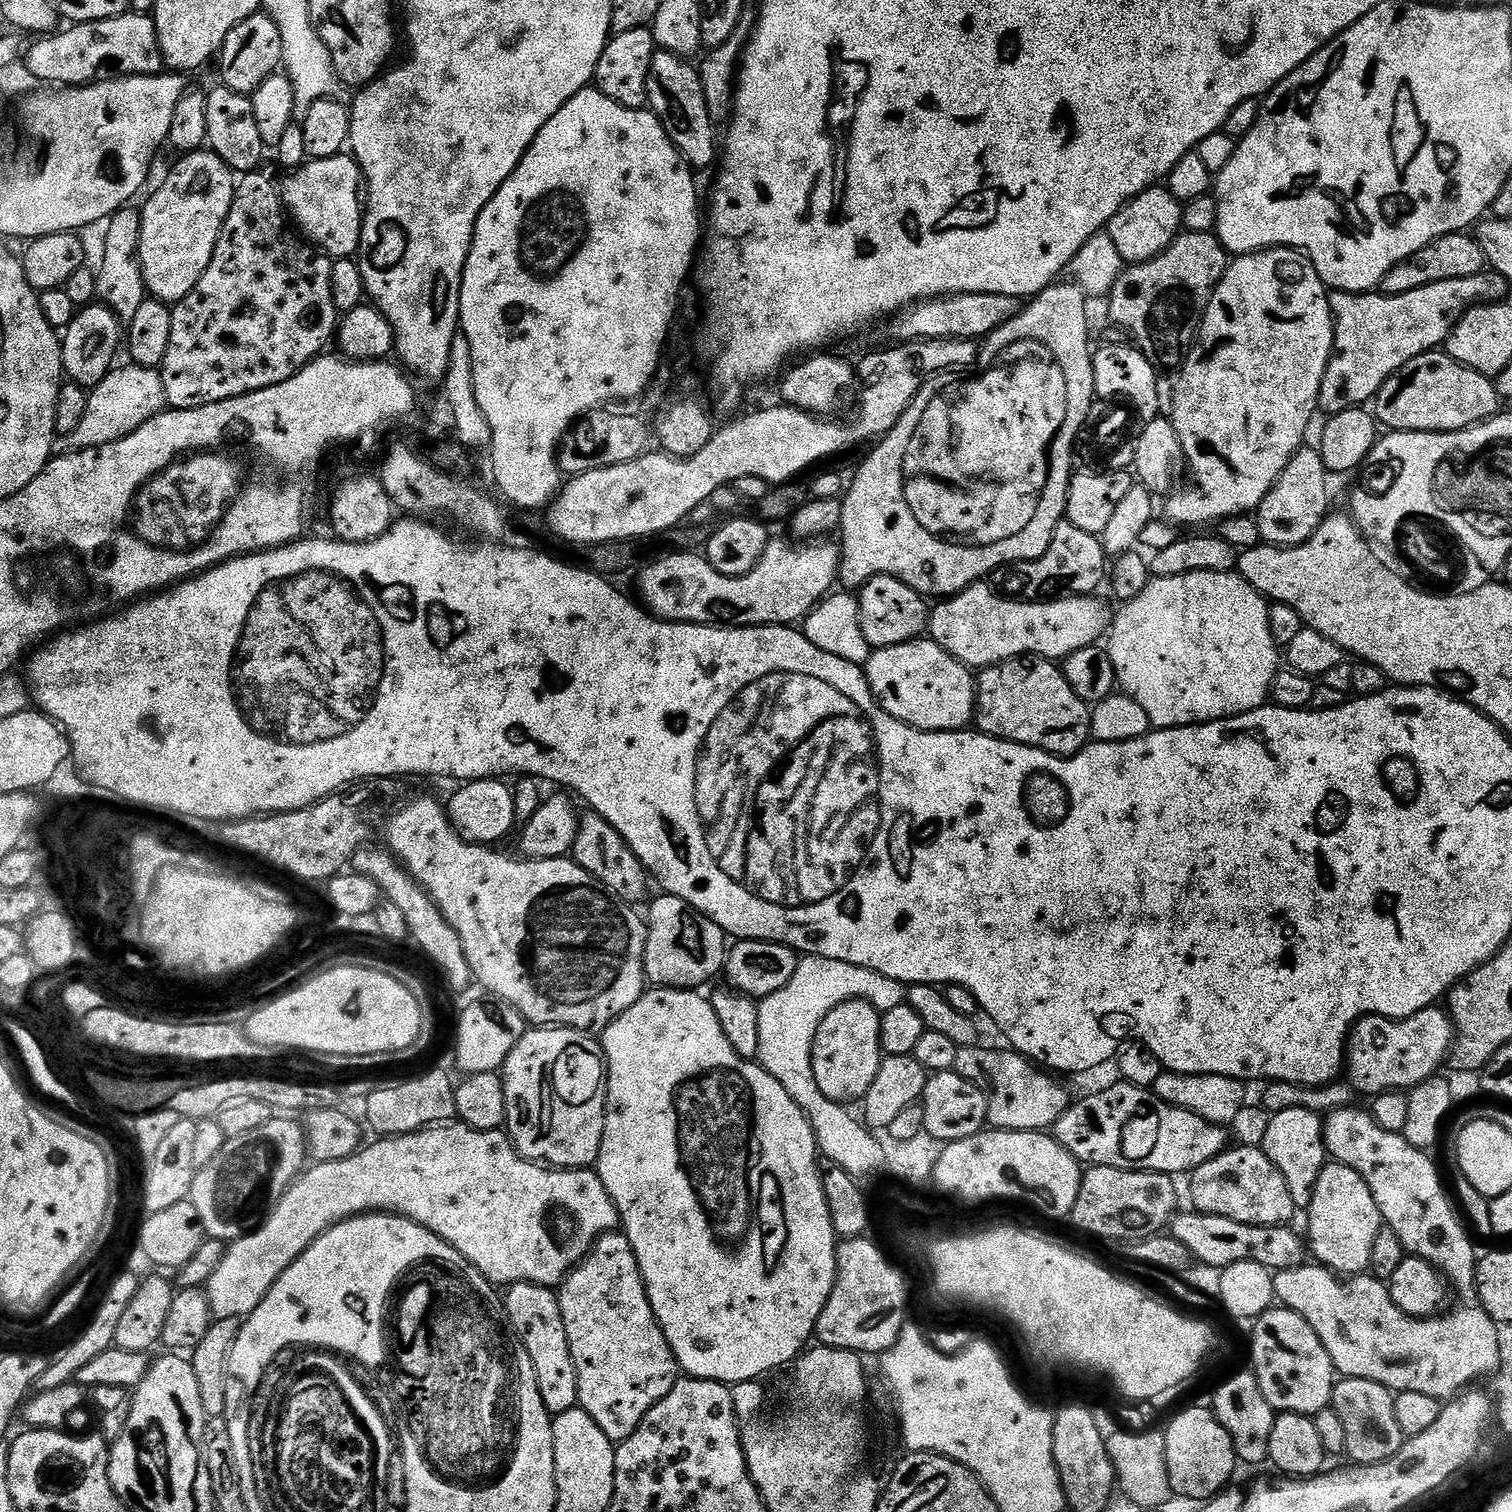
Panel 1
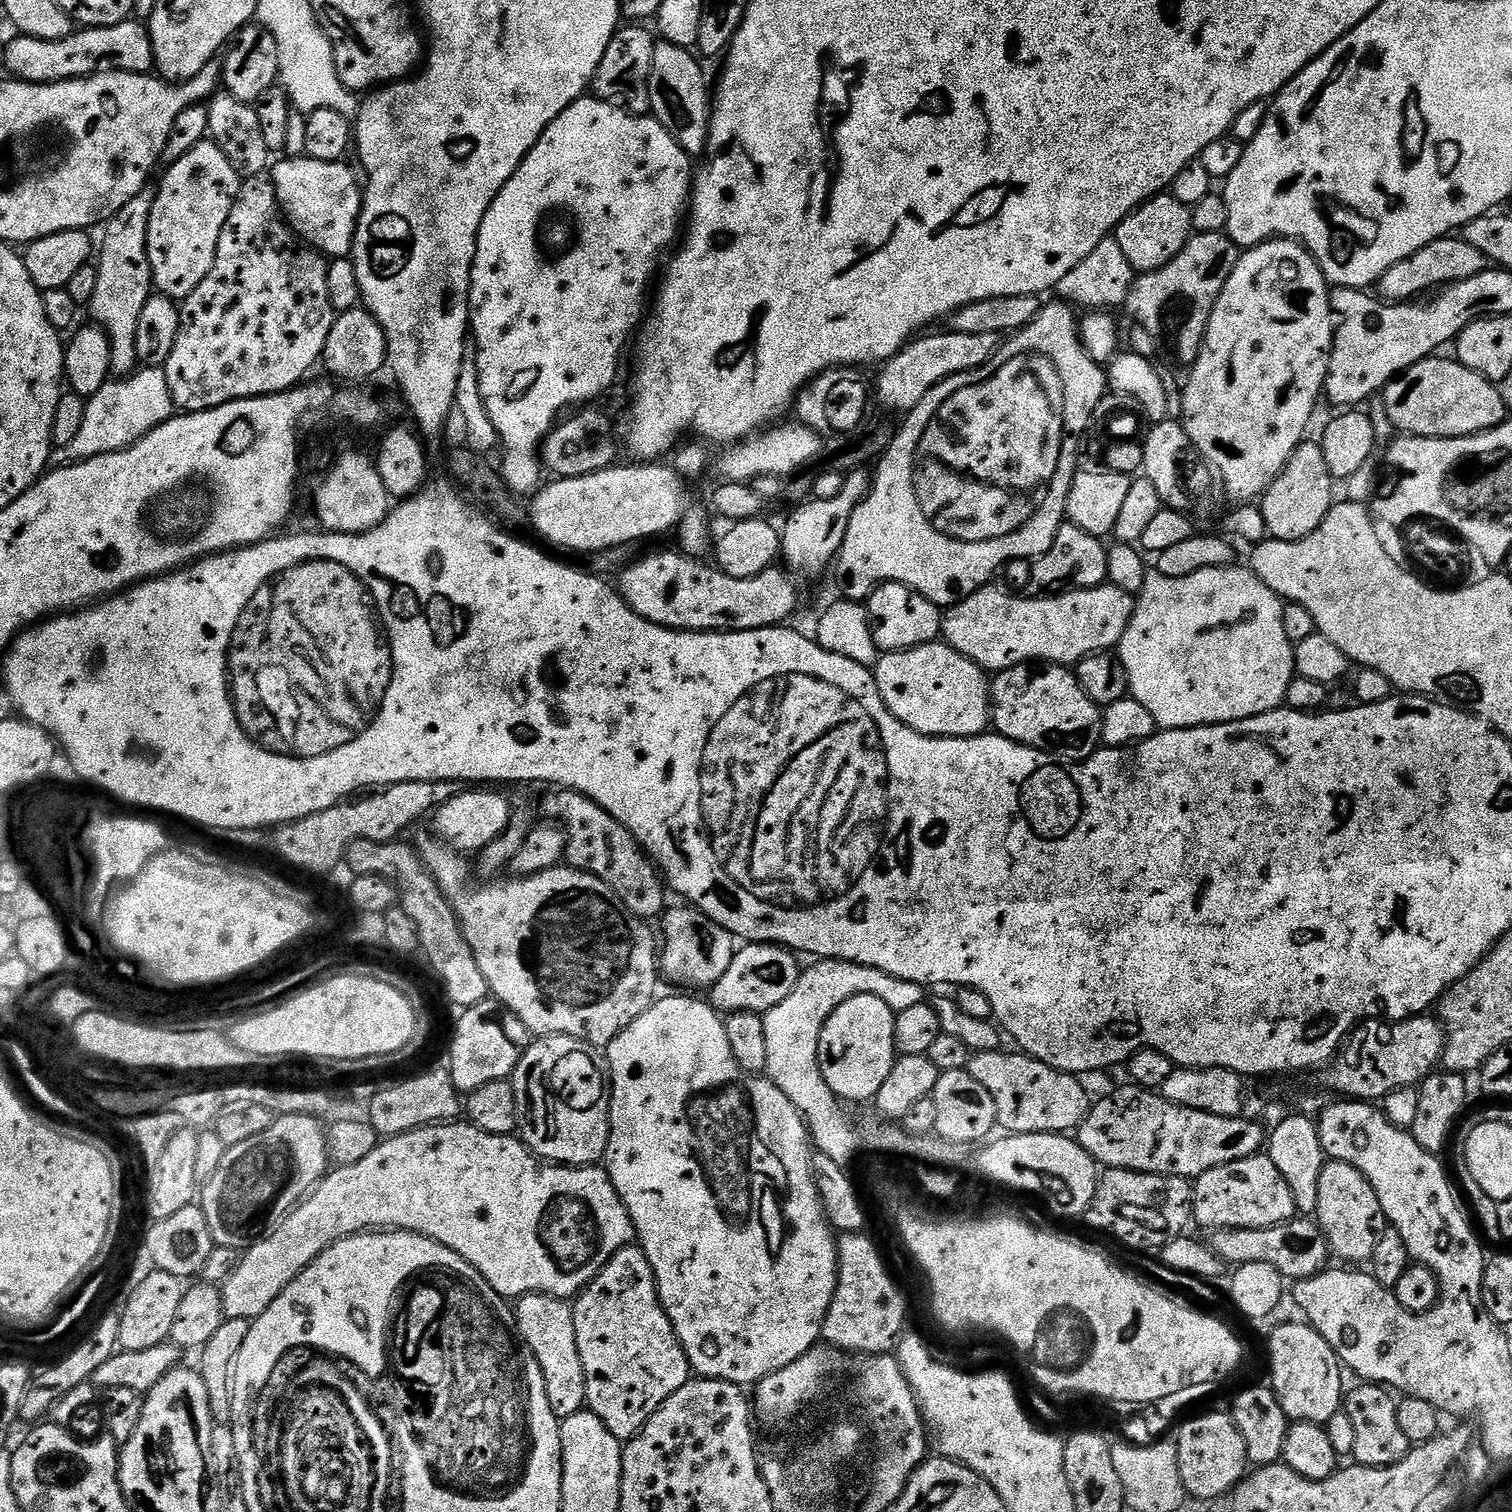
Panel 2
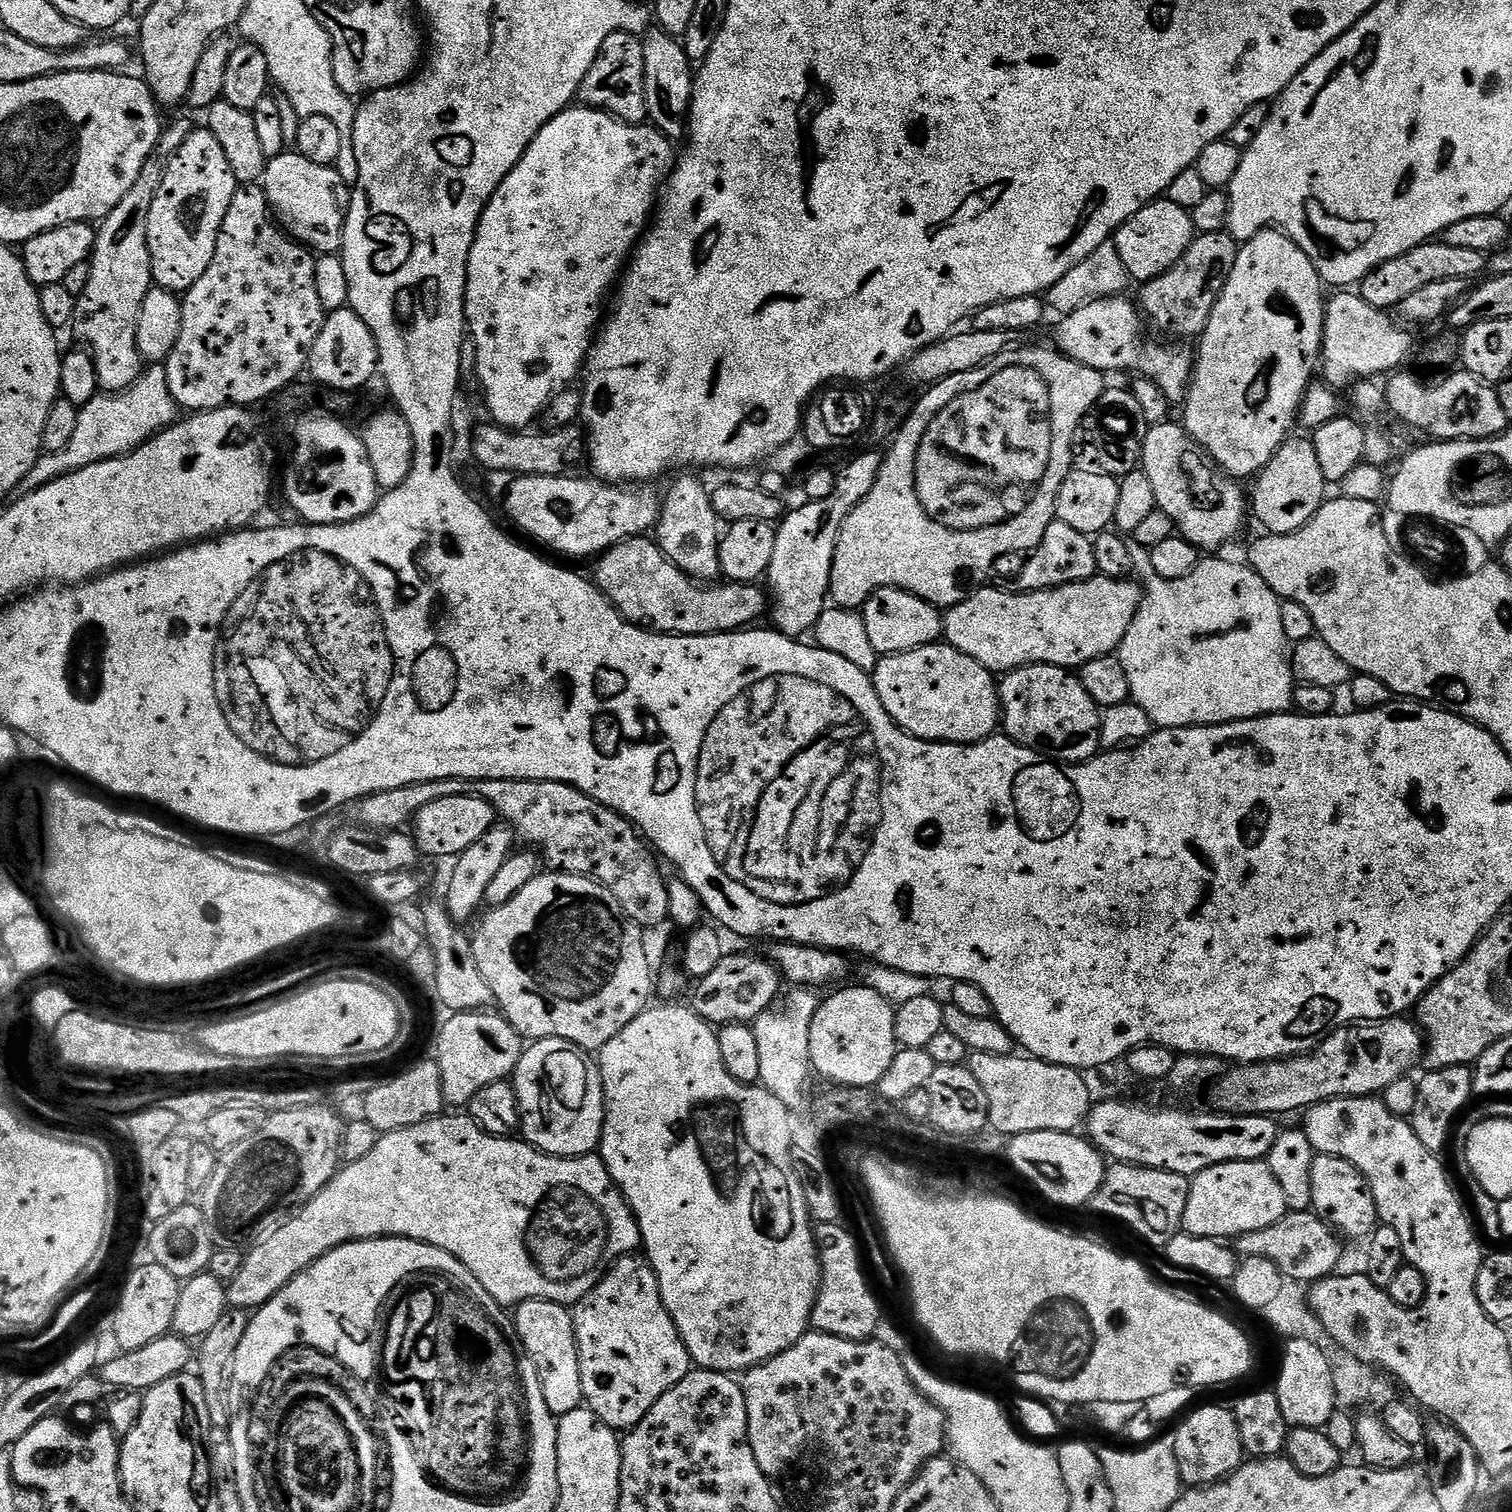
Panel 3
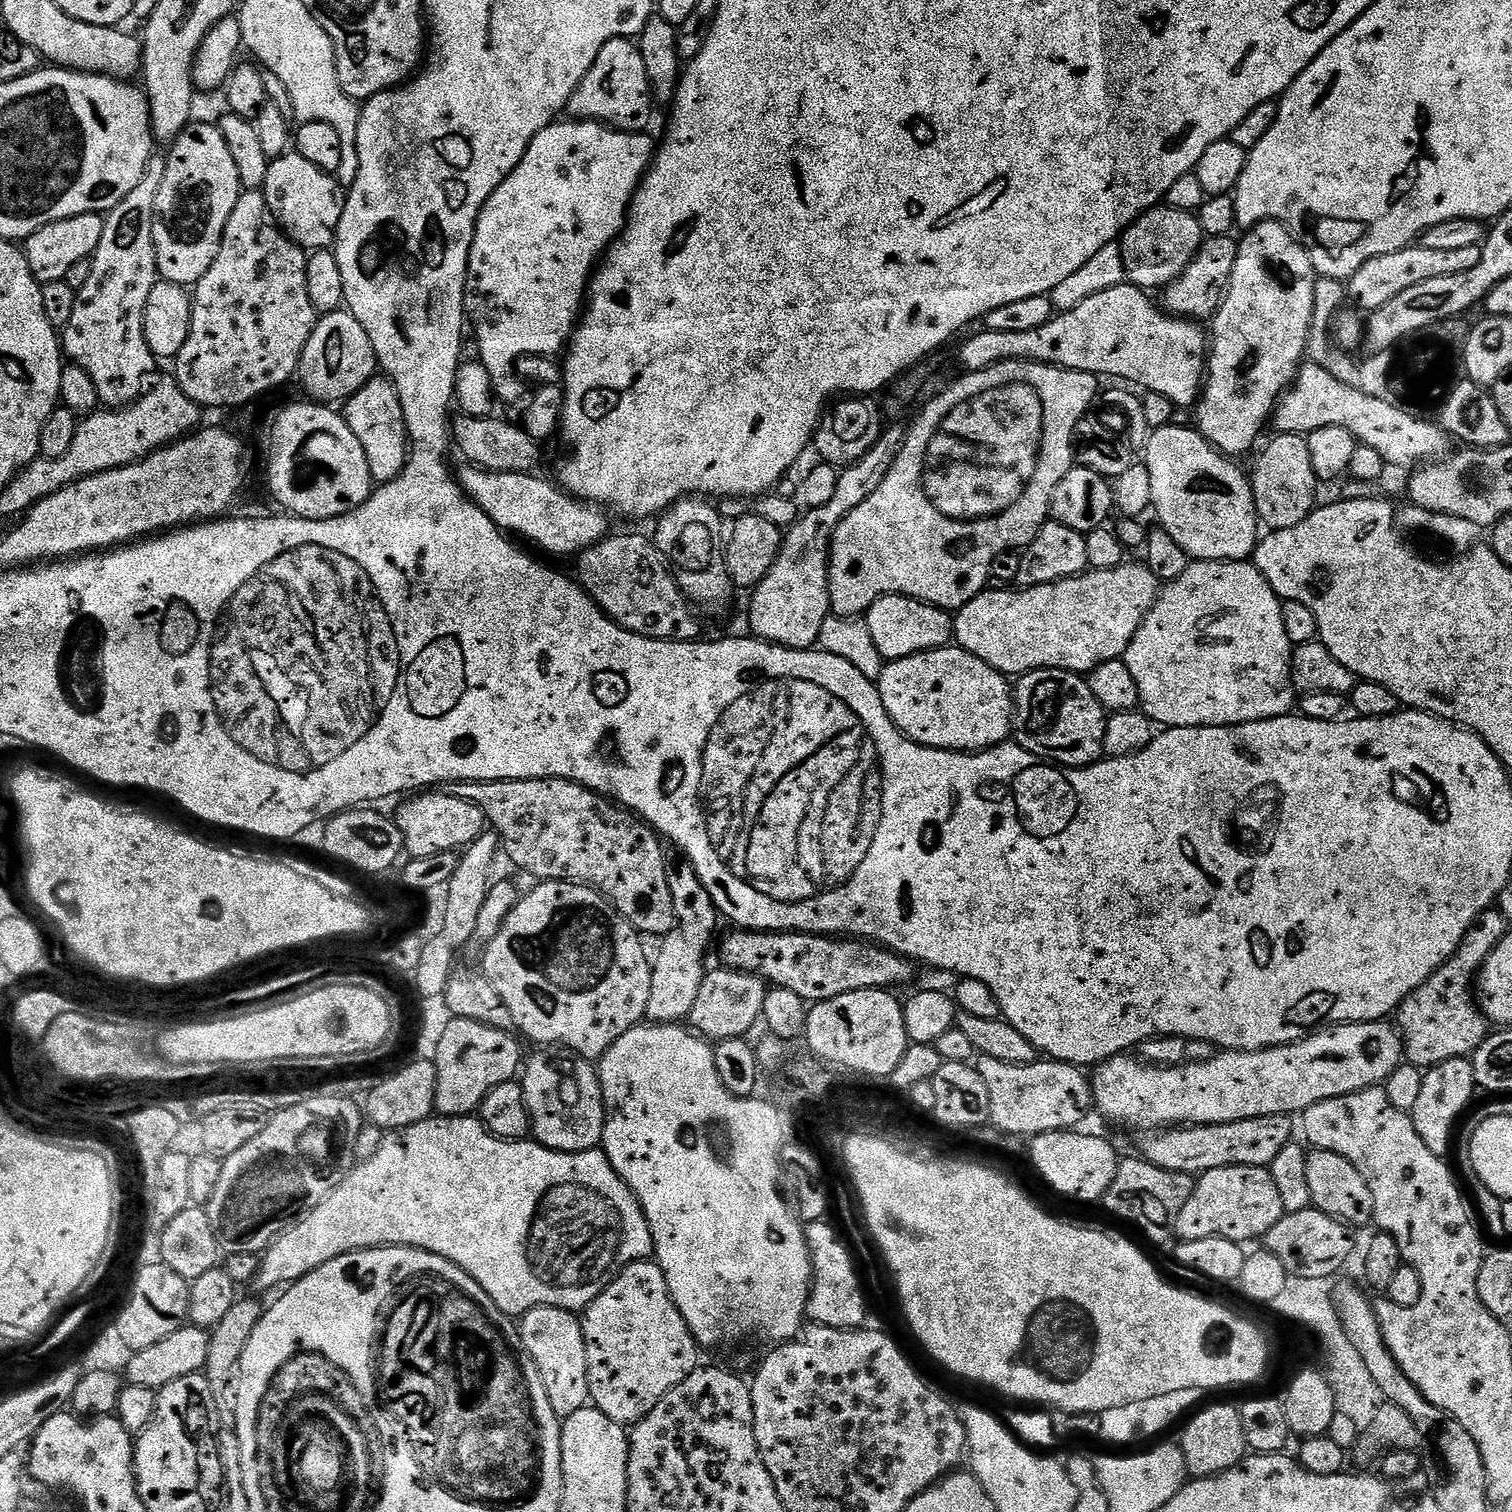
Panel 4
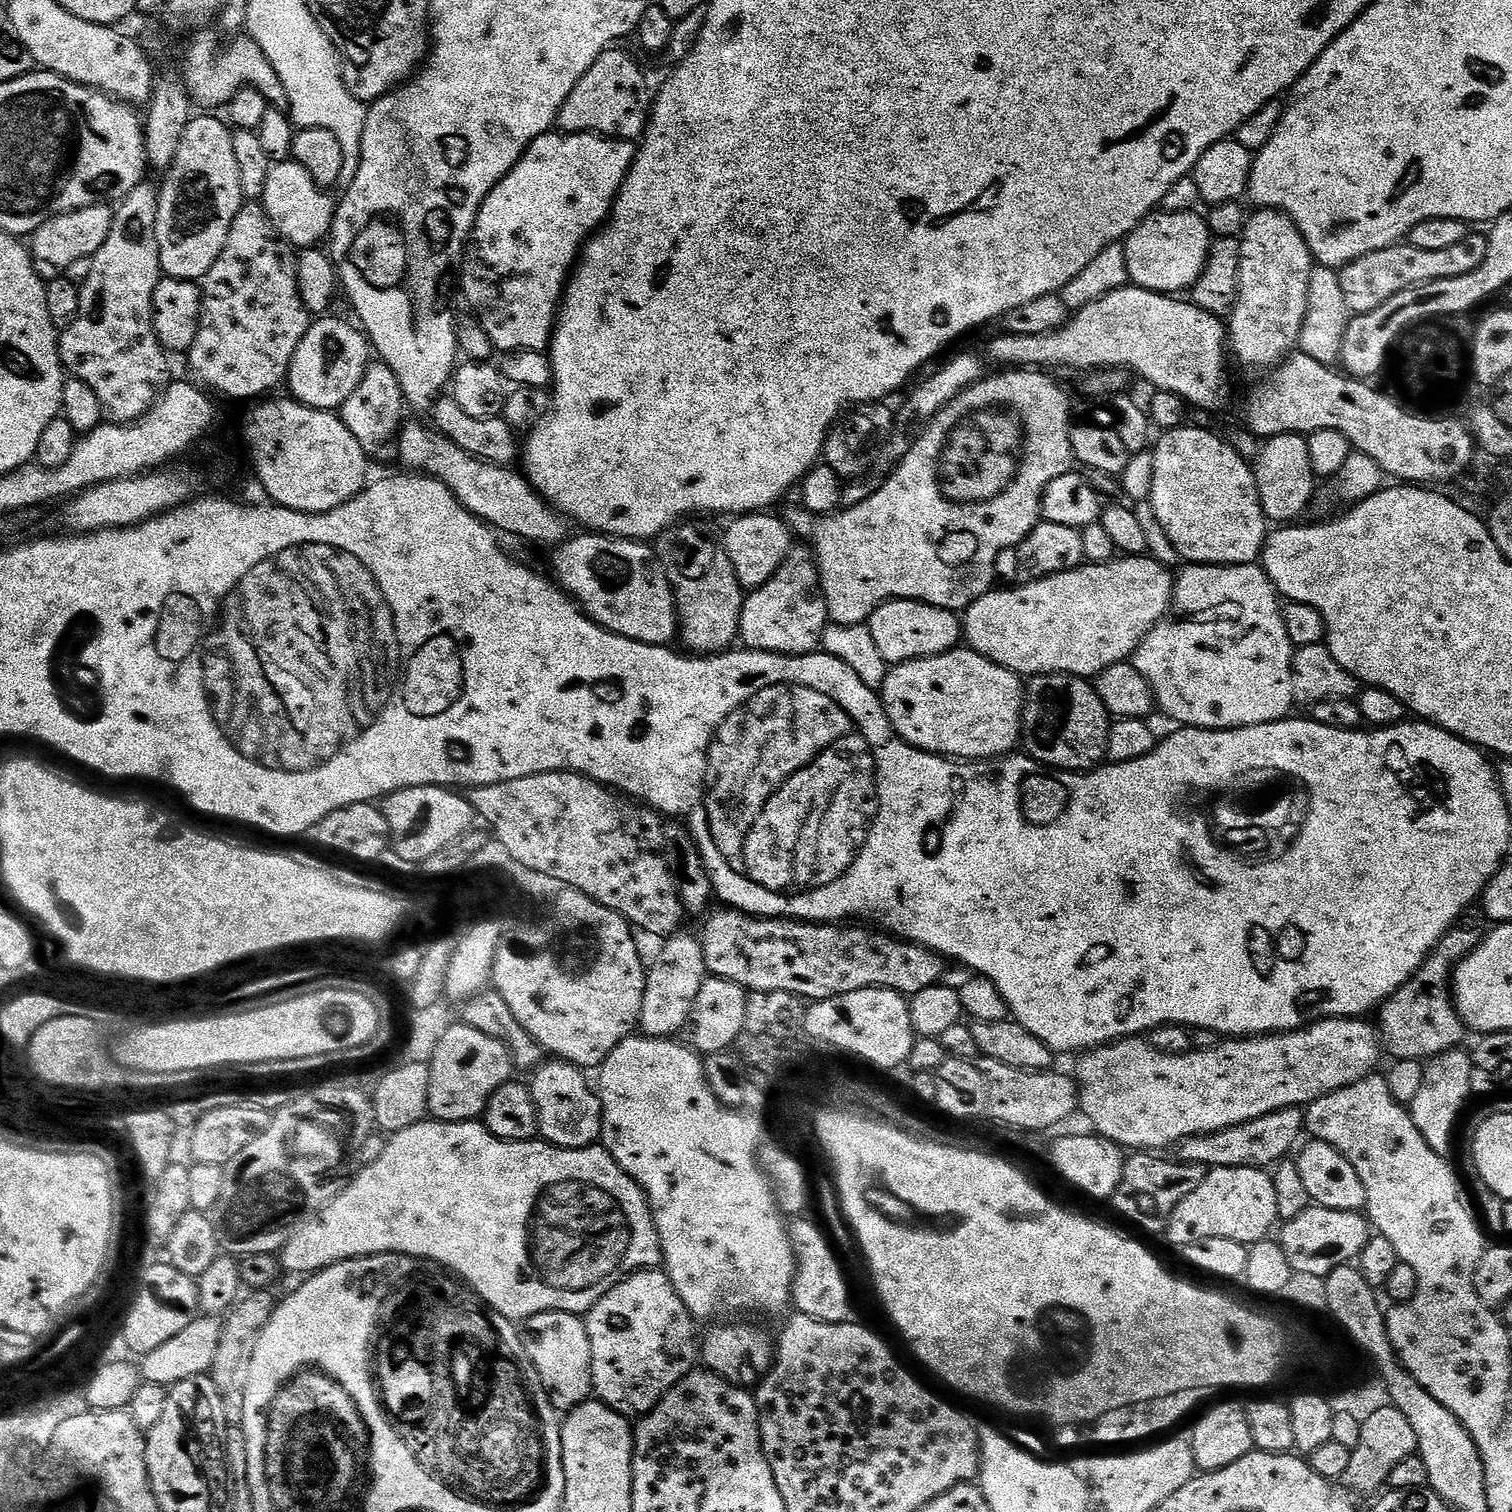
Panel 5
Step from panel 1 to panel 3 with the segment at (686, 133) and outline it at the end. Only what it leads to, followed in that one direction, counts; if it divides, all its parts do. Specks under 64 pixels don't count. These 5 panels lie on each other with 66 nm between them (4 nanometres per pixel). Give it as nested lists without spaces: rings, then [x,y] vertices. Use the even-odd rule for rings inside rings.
[[[659,26],[643,33],[642,39],[648,120],[669,140],[683,141],[688,130],[688,114],[692,111],[694,61],[686,54],[683,43]]]

